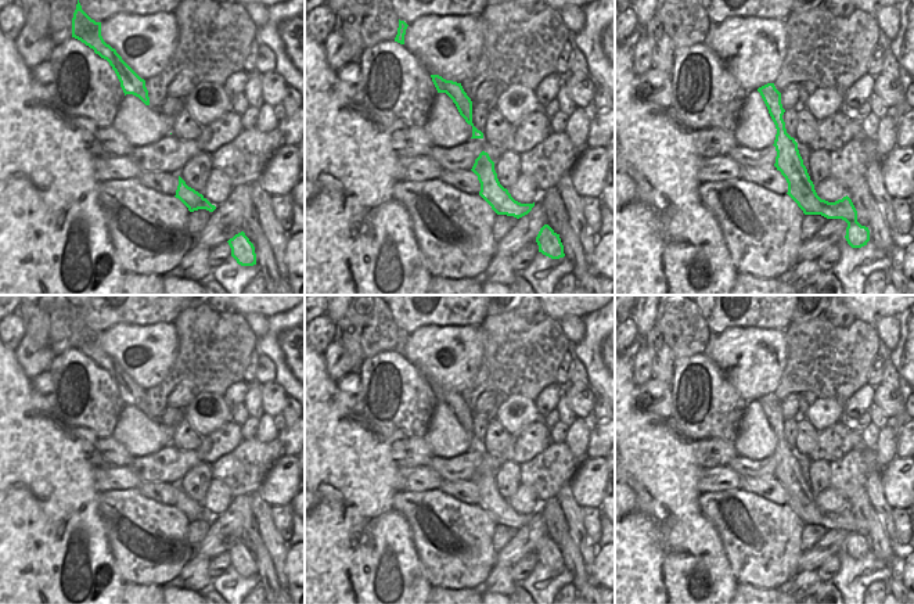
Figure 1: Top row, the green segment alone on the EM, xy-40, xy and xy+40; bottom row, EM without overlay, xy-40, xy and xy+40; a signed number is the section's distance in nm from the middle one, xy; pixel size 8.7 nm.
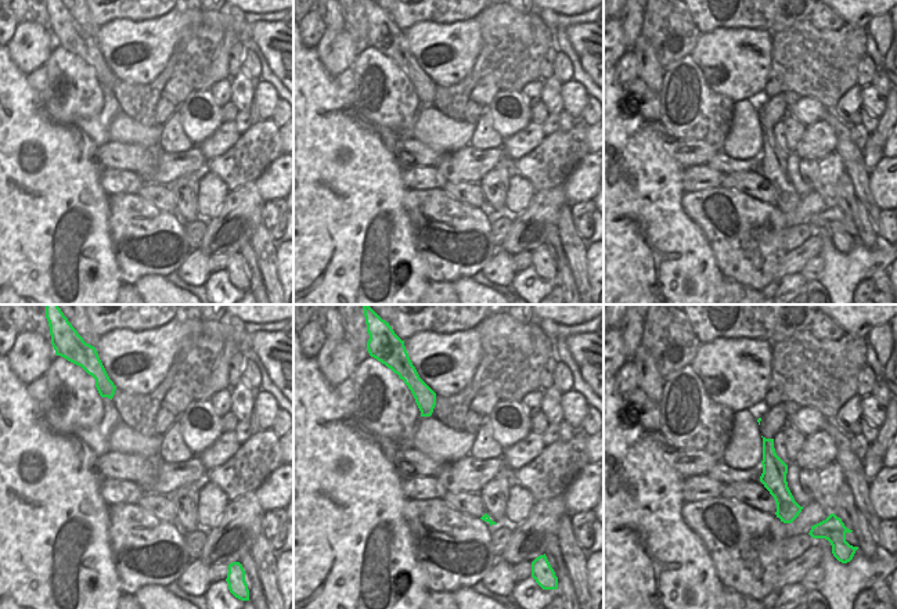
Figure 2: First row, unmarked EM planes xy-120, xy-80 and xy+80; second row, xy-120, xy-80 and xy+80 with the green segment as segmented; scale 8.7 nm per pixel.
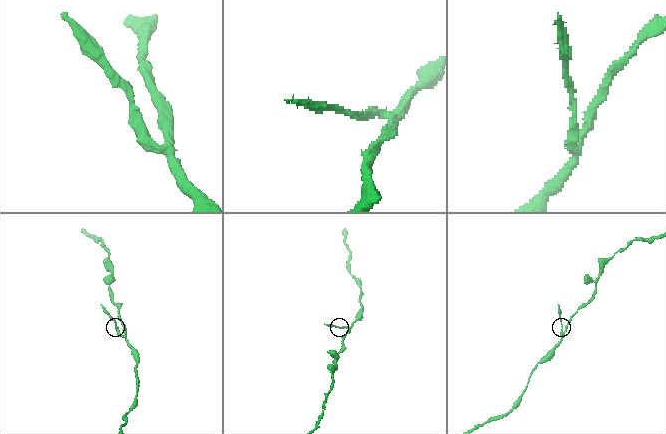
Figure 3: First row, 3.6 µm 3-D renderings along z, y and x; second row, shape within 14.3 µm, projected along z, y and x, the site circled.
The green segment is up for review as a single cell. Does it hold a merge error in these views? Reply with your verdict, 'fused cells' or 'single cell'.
fused cells

